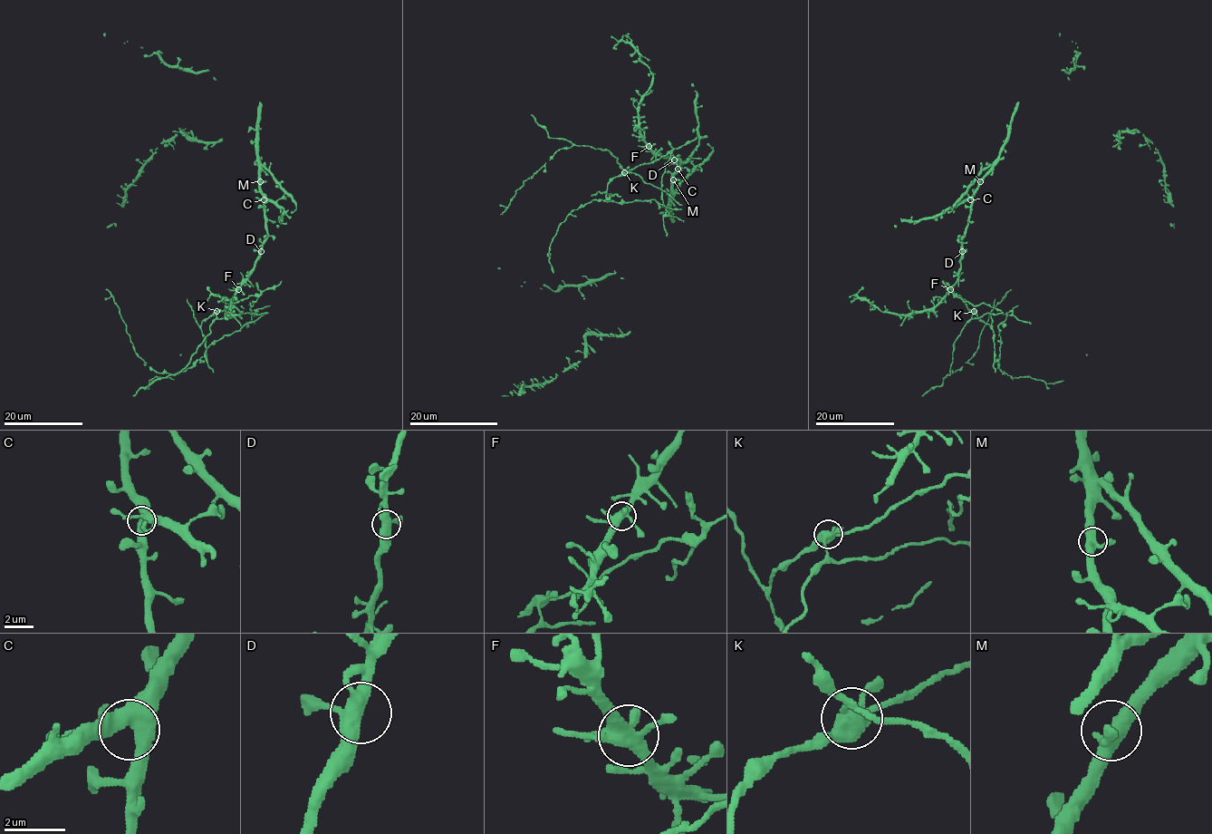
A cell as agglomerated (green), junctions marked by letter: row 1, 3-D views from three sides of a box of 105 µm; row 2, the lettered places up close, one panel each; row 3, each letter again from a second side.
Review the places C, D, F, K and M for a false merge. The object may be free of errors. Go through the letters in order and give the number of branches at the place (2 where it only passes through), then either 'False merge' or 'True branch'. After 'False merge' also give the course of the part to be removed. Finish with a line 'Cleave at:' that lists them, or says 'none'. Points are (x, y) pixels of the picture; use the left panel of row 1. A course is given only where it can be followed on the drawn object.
C: Branches: 4. True branch
D: Branches: 3. True branch
F: Branches: 5. True branch
K: Branches: 4. False merge. Course of the part to remove: (216, 312), (201, 326), (206, 340), (206, 361), (197, 360), (181, 372), (149, 380), (149, 383), (153, 381)
M: Branches: 3. True branch
Cleave at: K

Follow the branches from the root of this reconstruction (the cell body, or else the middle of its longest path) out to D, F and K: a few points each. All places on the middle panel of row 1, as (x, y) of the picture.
D: (670, 184), (680, 164), (674, 160)
F: (670, 184), (680, 163), (658, 155), (649, 146)
K: (670, 184), (680, 163), (658, 154), (662, 148), (669, 144), (673, 149), (665, 155), (624, 171)

